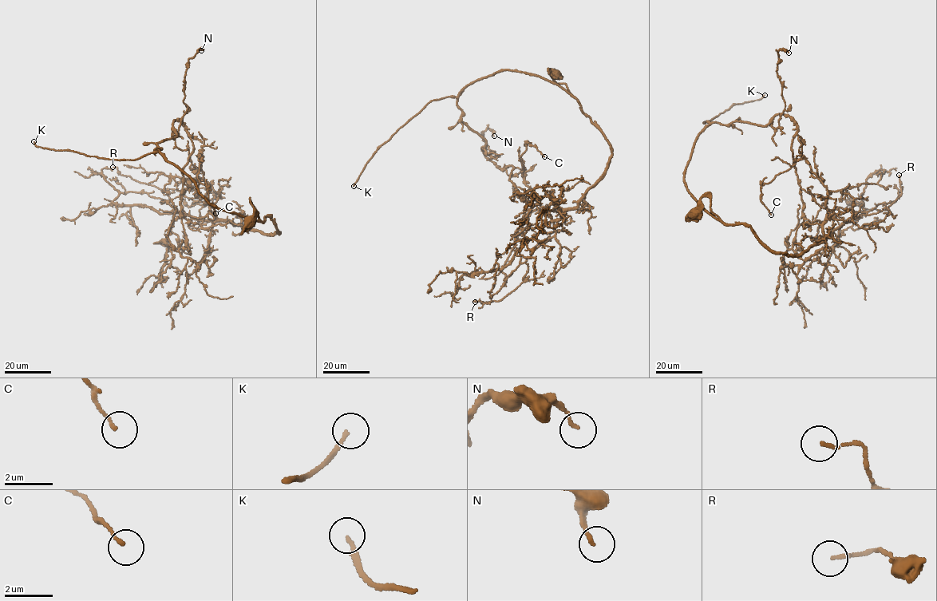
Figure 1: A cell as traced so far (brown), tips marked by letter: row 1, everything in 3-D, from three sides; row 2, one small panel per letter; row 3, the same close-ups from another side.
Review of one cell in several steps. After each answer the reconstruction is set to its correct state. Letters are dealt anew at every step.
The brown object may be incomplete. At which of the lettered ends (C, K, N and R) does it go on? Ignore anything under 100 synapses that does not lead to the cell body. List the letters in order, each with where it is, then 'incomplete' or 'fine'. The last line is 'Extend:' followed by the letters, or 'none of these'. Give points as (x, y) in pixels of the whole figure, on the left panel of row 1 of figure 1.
C: (215, 213) | fine
K: (33, 141) | incomplete
N: (201, 50) | fine
R: (112, 167) | fine
Extend: K

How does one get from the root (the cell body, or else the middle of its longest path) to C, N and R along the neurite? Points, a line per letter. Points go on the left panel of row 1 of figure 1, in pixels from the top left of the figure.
C: (249, 222), (250, 202), (261, 221), (270, 215), (280, 232), (215, 215), (199, 152), (197, 179), (215, 213)
N: (249, 222), (250, 202), (258, 220), (218, 209), (158, 149), (176, 136), (187, 108), (187, 61), (201, 50)
R: (249, 222), (250, 202), (280, 232), (186, 219), (162, 190), (112, 167)

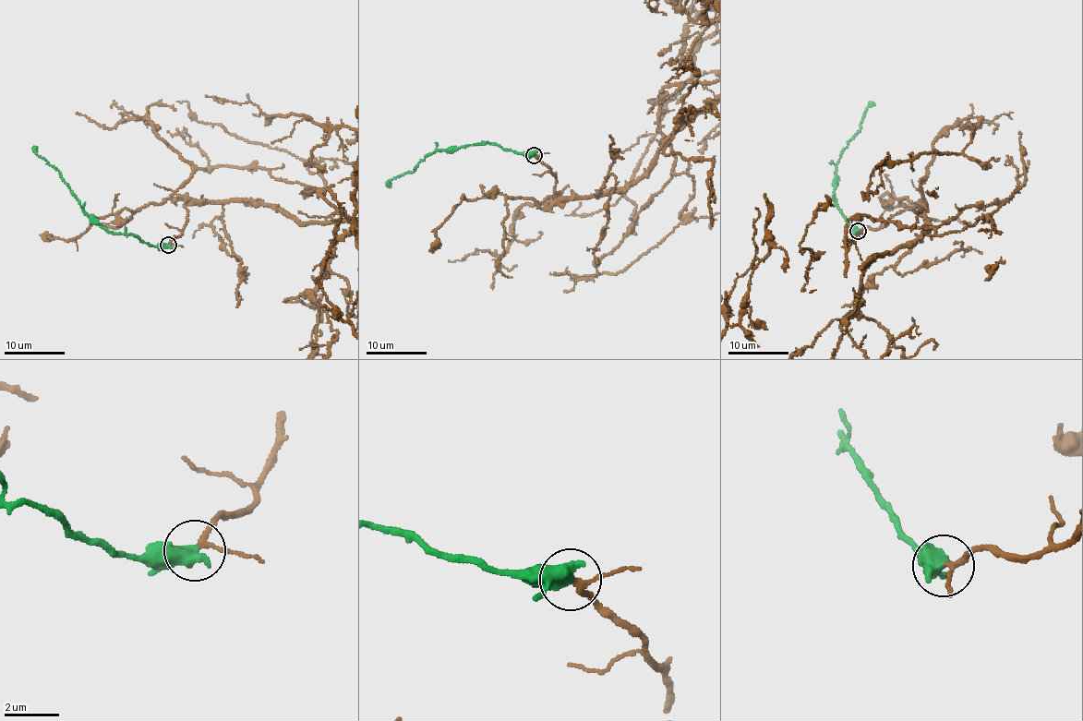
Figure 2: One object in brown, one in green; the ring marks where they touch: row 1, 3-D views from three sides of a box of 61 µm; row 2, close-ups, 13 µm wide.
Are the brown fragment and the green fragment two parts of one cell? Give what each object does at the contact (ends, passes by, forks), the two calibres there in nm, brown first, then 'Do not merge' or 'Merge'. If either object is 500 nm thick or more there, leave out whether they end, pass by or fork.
Thickness 150 nm (brown) against 650 nm. Merge

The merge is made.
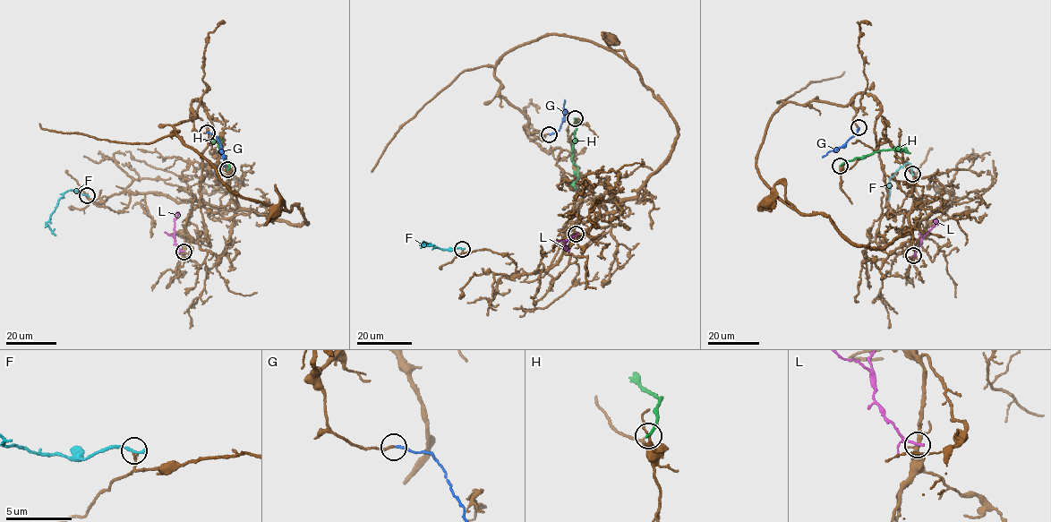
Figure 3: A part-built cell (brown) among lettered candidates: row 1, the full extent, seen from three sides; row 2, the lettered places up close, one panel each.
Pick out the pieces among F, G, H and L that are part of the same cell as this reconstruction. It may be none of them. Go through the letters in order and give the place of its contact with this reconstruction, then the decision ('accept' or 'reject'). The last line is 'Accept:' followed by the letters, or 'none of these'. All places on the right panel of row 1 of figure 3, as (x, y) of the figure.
F: contact (912, 174); reject
G: contact (858, 127); accept
H: contact (840, 166); reject
L: contact (913, 255); reject
Accept: G

